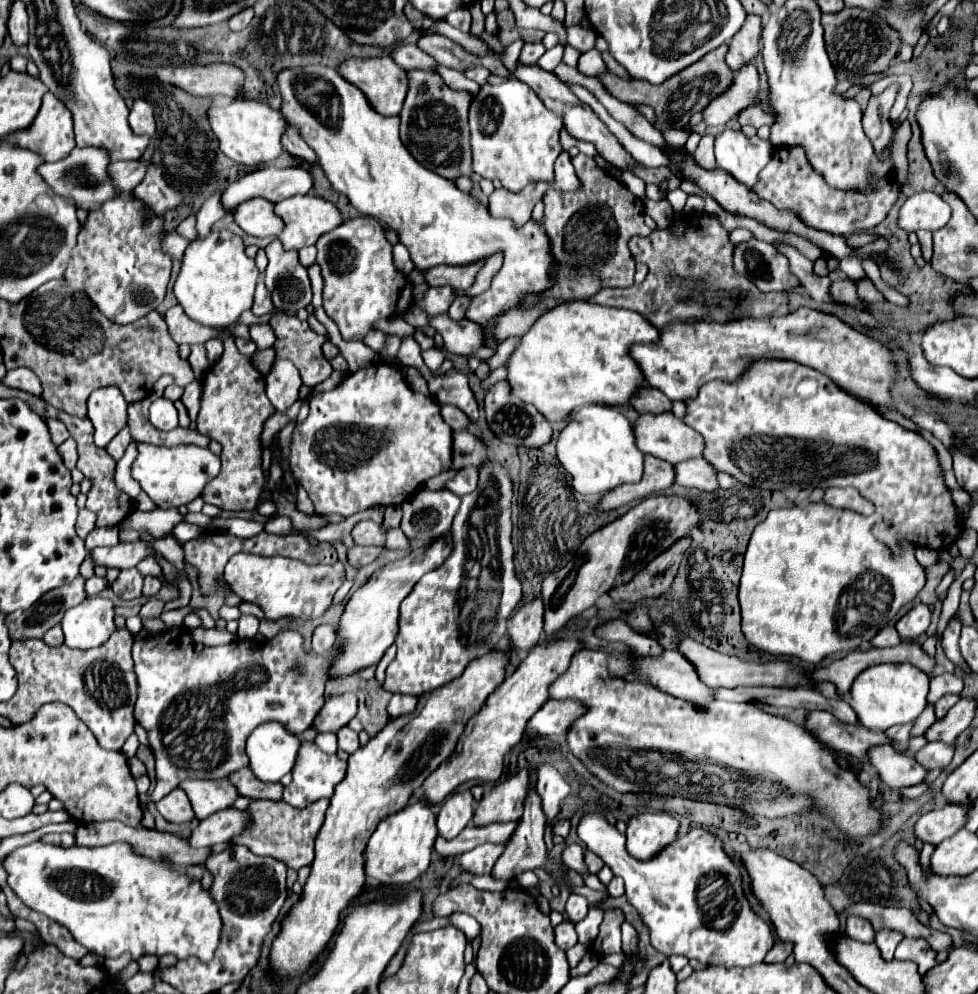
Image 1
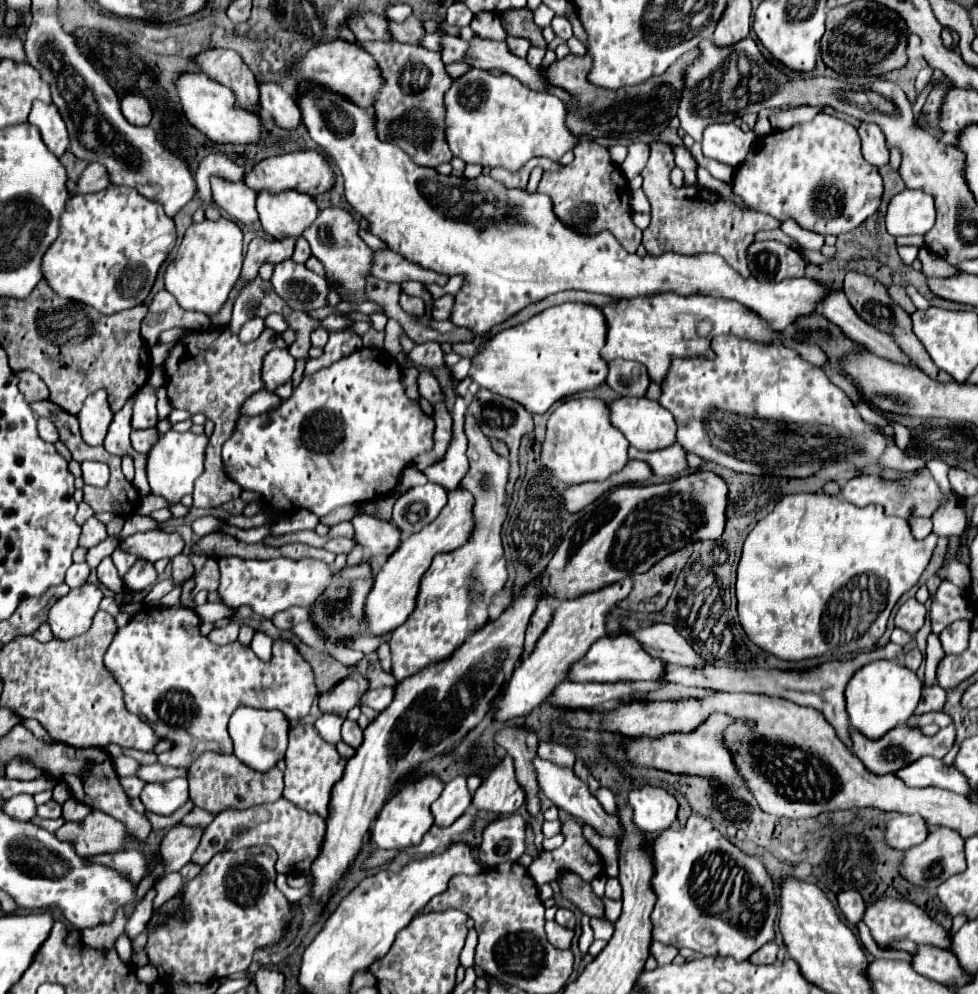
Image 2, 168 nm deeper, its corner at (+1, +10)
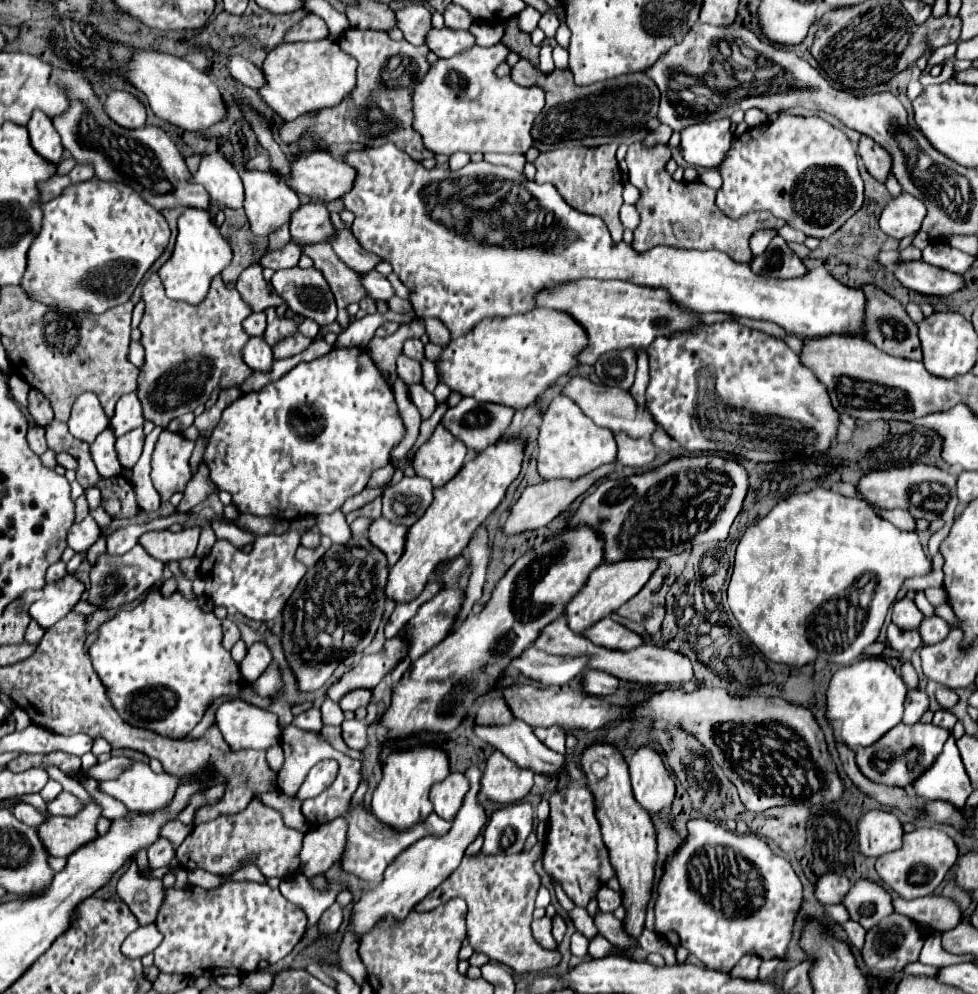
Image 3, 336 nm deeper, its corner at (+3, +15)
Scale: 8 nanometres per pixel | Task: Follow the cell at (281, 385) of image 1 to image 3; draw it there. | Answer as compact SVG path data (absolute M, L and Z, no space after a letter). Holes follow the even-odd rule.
M252 338L242 350L244 362L256 372L270 372L274 364L274 352L262 338Z

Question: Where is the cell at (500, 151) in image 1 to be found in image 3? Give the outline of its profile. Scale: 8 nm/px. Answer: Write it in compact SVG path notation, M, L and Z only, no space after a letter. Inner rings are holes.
M502 42L482 48L474 46L468 52L448 58L448 60L438 60L432 64L430 72L426 78L416 86L414 90L414 128L422 134L424 146L436 154L446 154L452 156L454 152L504 152L504 154L524 154L534 138L532 138L532 128L536 116L542 112L546 100L546 92L540 86L520 86L516 84L510 76L498 78L494 74L498 62L504 62L508 56L508 48L504 48Z

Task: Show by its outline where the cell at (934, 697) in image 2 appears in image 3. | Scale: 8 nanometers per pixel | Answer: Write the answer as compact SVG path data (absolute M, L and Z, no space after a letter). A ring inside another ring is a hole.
M910 690L908 696L906 696L906 710L904 710L904 720L906 724L916 724L922 714L928 710L930 706L930 700L928 700L928 694L922 692L922 690Z

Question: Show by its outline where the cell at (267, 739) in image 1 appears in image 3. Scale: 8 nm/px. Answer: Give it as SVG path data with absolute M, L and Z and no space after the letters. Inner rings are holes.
M244 700L220 704L216 722L232 750L268 750L280 742L278 716Z

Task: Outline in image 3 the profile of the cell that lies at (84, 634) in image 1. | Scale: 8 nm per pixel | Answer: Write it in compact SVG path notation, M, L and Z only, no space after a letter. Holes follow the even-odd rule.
M66 576L54 584L46 584L44 596L30 606L30 616L42 628L50 628L58 620L62 620L68 612L74 610L84 590L86 590L84 584L74 576Z

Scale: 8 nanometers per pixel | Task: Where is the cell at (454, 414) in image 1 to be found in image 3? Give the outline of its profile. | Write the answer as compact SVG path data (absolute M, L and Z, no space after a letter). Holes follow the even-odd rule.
M404 354L398 358L398 376L406 382L406 384L422 384L422 364L406 358Z

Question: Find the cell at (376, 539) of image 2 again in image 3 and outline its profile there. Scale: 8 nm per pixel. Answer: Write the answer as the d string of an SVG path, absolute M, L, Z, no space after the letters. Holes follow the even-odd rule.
M378 518L368 528L368 540L386 554L388 566L392 566L398 562L398 558L404 552L406 532L408 532L408 528L392 524L390 520Z

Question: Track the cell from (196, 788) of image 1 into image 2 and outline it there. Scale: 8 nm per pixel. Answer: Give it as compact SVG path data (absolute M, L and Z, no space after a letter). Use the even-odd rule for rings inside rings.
M160 763L154 765L140 765L136 771L136 777L142 781L168 781L174 777L186 777L186 769L170 769Z

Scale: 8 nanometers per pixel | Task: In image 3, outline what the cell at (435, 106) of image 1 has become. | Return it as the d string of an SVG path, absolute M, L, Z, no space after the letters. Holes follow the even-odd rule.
M348 28L340 36L340 48L358 60L358 82L348 98L340 106L324 108L316 118L296 118L280 126L284 142L294 142L302 132L312 132L316 146L324 148L330 144L358 144L358 146L382 146L384 142L396 144L412 160L434 158L434 152L424 148L420 134L412 128L412 88L418 80L428 74L430 62L426 56L430 48L412 46L408 42L396 42L386 32L352 30Z

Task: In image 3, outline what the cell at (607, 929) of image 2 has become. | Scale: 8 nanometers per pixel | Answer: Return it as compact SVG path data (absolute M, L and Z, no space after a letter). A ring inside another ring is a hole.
M574 908L574 910L568 912L568 914L570 914L576 930L580 930L586 938L592 940L592 938L598 934L598 928L594 926L594 922L592 922L592 918L590 918L590 914L588 914L586 908Z

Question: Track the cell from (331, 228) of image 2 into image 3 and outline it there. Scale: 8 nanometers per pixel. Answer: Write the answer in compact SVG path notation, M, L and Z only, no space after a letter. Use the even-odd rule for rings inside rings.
M304 204L292 214L290 234L302 244L318 244L332 242L336 238L336 228L324 204Z

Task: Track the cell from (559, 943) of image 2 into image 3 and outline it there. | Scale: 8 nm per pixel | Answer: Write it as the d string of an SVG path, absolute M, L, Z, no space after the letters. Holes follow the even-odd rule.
M548 916L532 922L532 934L542 948L546 948L546 950L556 950L558 948L556 940L552 940L552 920Z

